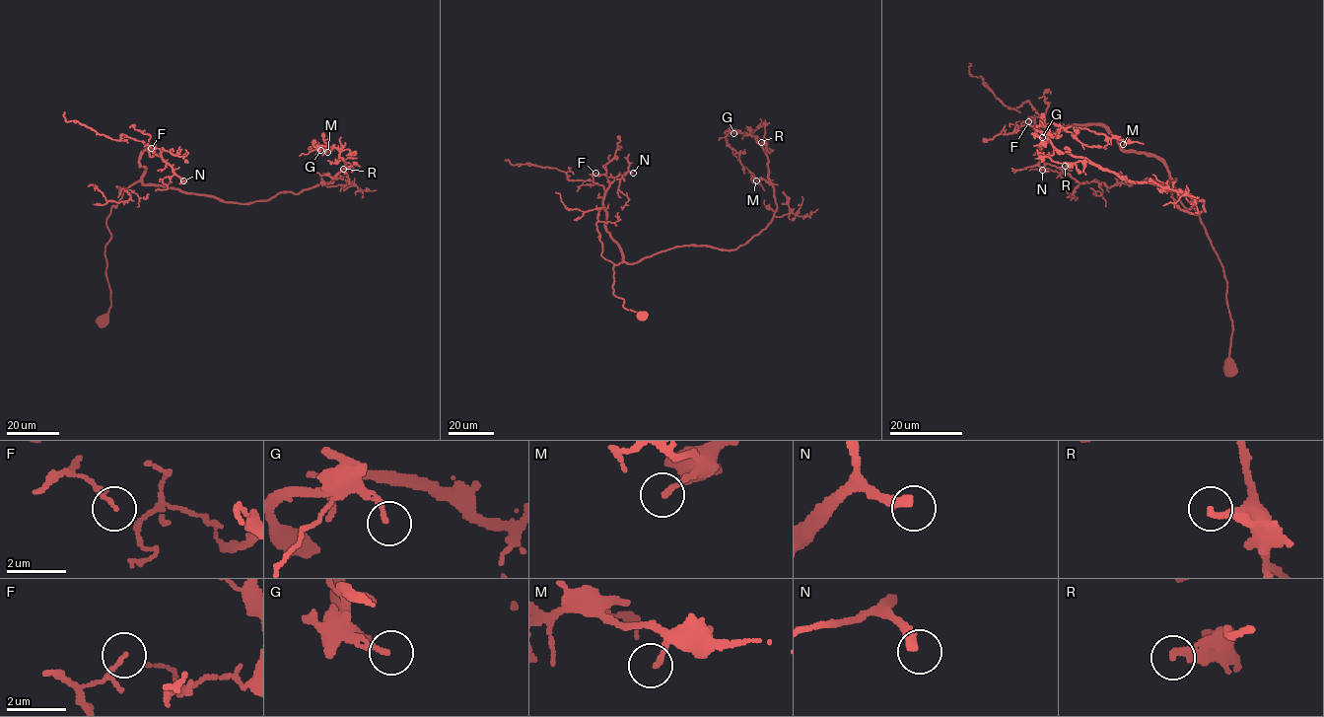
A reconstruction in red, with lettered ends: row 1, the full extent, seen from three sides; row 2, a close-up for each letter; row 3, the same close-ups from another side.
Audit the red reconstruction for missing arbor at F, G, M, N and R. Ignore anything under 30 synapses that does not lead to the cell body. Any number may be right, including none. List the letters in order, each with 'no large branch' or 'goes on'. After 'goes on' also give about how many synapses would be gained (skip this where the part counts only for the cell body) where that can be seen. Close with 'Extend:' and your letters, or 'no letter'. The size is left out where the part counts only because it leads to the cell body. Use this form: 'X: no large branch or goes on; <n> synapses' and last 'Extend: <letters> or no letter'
F: no large branch
G: no large branch
M: no large branch
N: goes on; 30 synapses
R: no large branch
Extend: N

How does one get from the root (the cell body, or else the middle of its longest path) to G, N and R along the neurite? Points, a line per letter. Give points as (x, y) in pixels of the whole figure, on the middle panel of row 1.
G: (642, 315), (613, 295), (614, 265), (682, 246), (735, 250), (773, 217), (763, 147), (749, 132), (733, 133)
N: (642, 315), (613, 293), (613, 268), (623, 257), (606, 232), (603, 204), (608, 184), (633, 173)
R: (642, 315), (613, 295), (614, 265), (682, 246), (735, 250), (768, 224), (776, 204), (770, 150), (761, 142)

